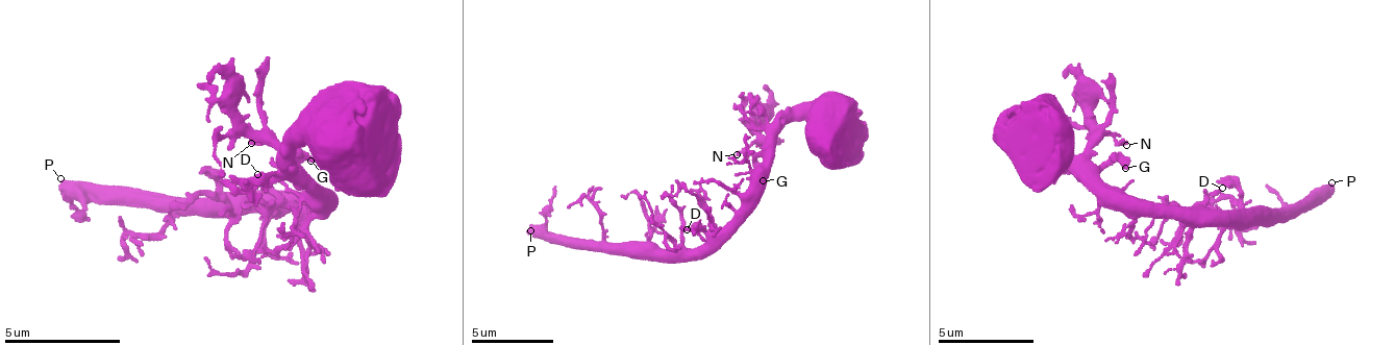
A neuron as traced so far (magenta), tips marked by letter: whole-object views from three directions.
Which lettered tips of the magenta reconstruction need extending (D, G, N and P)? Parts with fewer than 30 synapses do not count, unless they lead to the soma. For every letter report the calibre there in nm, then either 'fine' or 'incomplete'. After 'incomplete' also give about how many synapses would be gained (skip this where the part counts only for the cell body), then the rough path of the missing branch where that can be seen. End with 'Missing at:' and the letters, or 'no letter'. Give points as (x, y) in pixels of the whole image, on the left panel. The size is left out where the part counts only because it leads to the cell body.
D: 140 nm thick; fine
G: 440 nm thick; fine
N: 150 nm thick; fine
P: 550 nm thick; incomplete; about 170 synapses
Missing at: P

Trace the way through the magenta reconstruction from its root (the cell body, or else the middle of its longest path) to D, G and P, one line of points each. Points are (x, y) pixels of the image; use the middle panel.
D: (828, 124), (796, 118), (779, 131), (762, 183), (750, 192), (750, 204), (723, 228), (687, 229)
G: (828, 124), (823, 120), (796, 118), (773, 136), (757, 154), (757, 171), (763, 180)
P: (828, 124), (796, 118), (779, 131), (762, 183), (750, 192), (750, 204), (690, 250), (558, 239), (530, 230)

